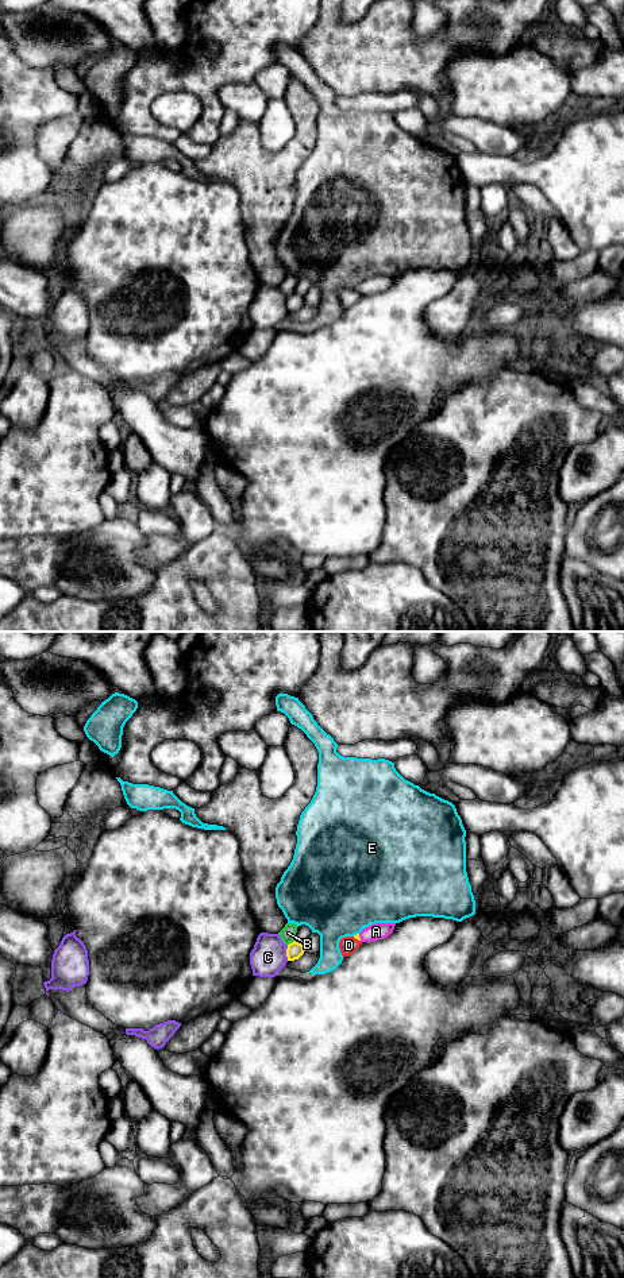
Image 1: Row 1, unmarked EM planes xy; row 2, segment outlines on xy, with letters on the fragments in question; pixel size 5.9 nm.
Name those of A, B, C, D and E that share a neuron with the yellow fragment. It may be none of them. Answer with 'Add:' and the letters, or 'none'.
Add: A

